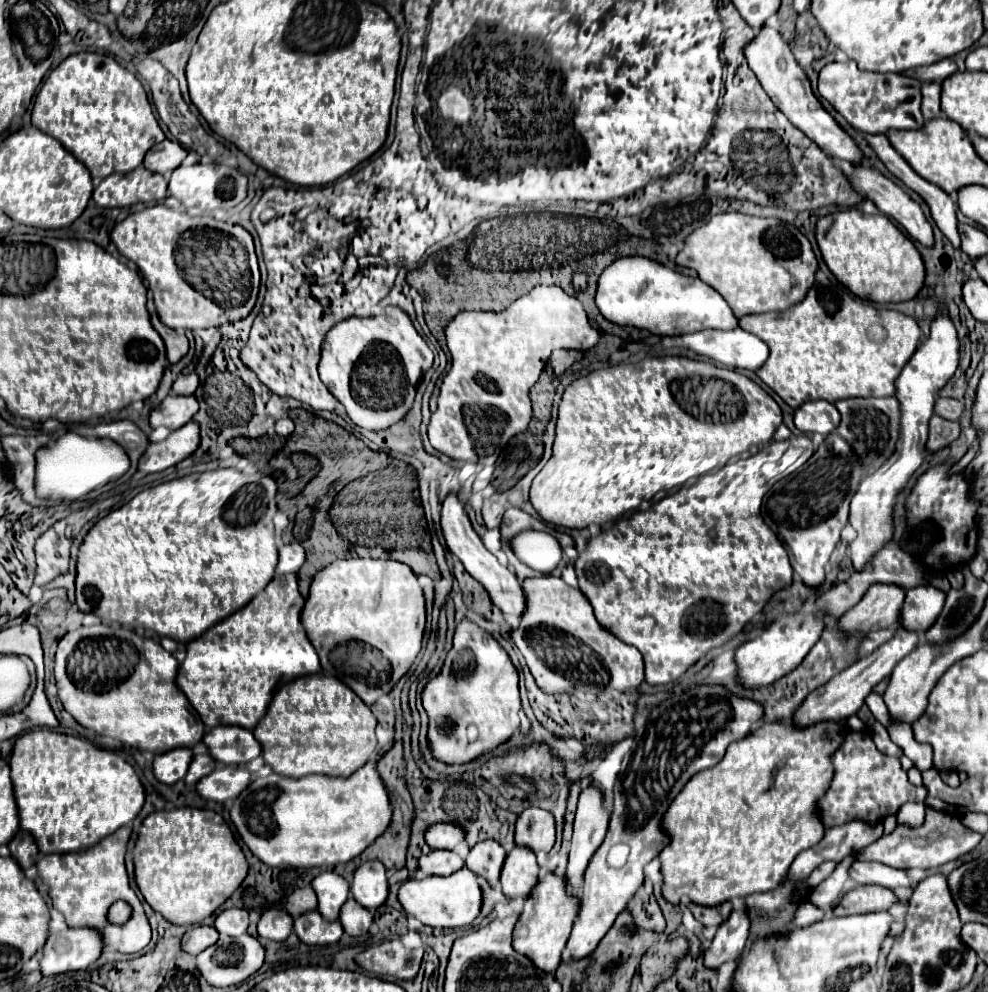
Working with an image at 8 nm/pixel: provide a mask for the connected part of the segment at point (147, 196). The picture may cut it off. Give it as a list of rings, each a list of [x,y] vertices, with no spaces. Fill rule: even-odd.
[[[139,166],[129,174],[111,174],[93,192],[101,208],[125,208],[137,202],[161,202],[167,196],[167,178]]]

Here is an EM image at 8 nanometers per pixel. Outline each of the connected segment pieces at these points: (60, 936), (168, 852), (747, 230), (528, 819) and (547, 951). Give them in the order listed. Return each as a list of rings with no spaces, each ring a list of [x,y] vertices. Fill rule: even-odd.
[[[46,896],[46,903],[49,907],[51,920],[49,922],[50,933],[47,938],[47,944],[45,944],[45,956],[41,960],[43,976],[61,974],[61,972],[69,972],[69,970],[85,970],[87,966],[91,966],[101,956],[101,950],[103,950],[101,930],[70,928],[66,925],[63,915],[52,907],[52,901],[49,896]]]
[[[175,808],[149,814],[143,820],[139,838],[135,842],[133,862],[135,862],[135,880],[143,898],[155,912],[163,914],[163,918],[167,918],[171,924],[179,926],[197,924],[209,918],[237,890],[237,886],[241,886],[245,874],[249,874],[247,858],[239,842],[235,840],[231,828],[223,820],[223,816],[213,810],[201,810],[201,808]]]
[[[739,212],[717,214],[707,224],[691,232],[675,262],[679,266],[695,270],[705,284],[713,286],[729,302],[737,318],[745,314],[761,314],[771,310],[781,312],[791,308],[797,300],[801,300],[807,294],[807,290],[815,282],[817,270],[817,258],[811,248],[811,242],[795,226],[785,224],[777,218],[755,218]]]
[[[529,806],[521,812],[515,826],[515,844],[529,846],[533,852],[549,852],[555,844],[555,818],[543,808]]]
[[[545,872],[543,876],[539,876],[533,894],[525,898],[523,912],[513,932],[513,948],[525,954],[527,958],[531,958],[537,968],[545,972],[553,972],[561,962],[561,952],[571,934],[571,926],[577,918],[579,906],[581,906],[581,898],[569,894],[569,882],[565,882],[565,876],[557,876],[555,872]]]

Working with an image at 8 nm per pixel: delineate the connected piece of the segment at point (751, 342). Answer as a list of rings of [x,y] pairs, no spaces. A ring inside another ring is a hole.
[[[733,328],[733,330],[701,330],[701,332],[693,332],[693,334],[685,334],[685,336],[677,336],[677,338],[661,338],[659,342],[661,348],[687,348],[693,350],[699,356],[705,356],[709,360],[715,360],[723,366],[729,368],[741,368],[741,370],[757,370],[769,356],[769,348],[765,346],[763,340],[759,340],[755,334],[749,334],[741,328]]]

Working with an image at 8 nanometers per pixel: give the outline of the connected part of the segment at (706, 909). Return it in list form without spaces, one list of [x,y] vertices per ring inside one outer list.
[[[687,902],[687,908],[691,910],[691,914],[705,926],[719,926],[723,920],[727,920],[727,916],[733,910],[731,902],[721,902],[717,906],[697,906],[693,902]]]

